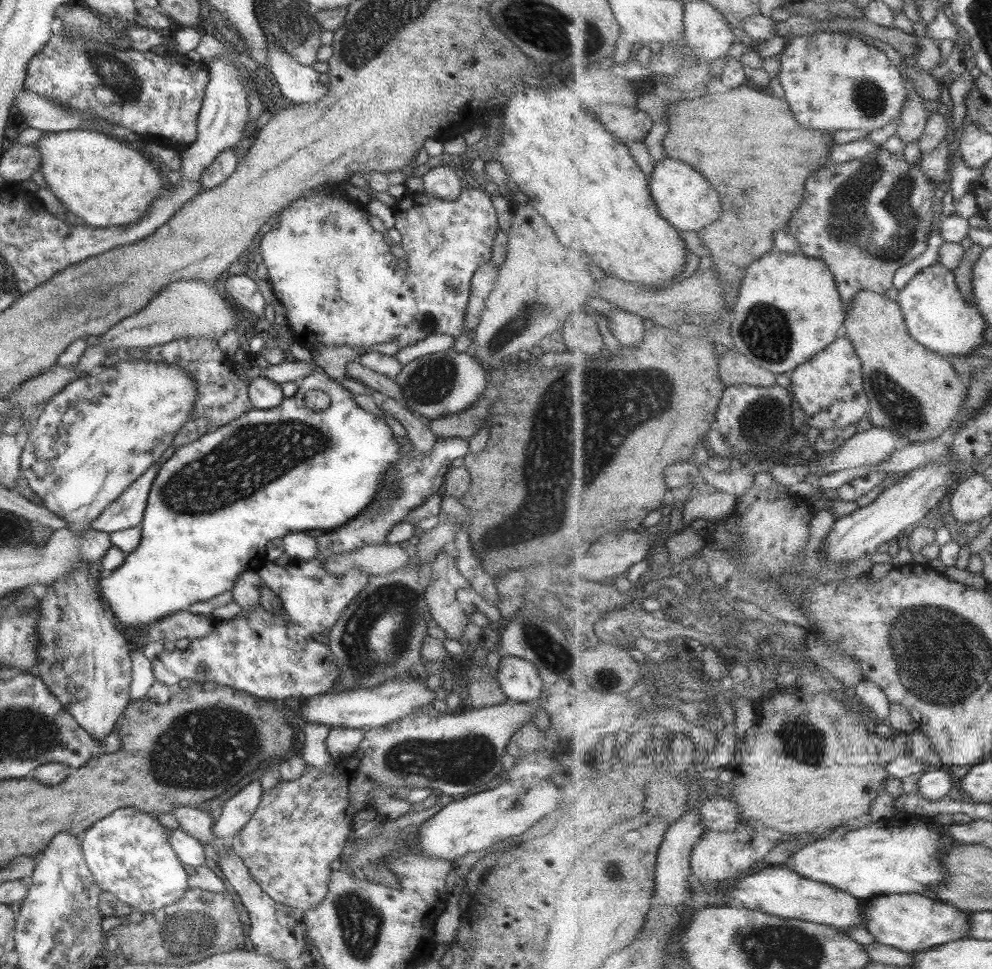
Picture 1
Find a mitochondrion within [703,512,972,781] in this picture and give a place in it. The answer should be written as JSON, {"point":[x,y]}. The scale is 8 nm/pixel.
{"point":[800,741]}

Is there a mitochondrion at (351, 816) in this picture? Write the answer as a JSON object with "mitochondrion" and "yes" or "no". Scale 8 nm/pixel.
{"mitochondrion":"no"}

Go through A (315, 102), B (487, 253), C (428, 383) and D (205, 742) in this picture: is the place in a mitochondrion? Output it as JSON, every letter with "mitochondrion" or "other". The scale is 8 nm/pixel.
{"A":"other","B":"other","C":"mitochondrion","D":"mitochondrion"}

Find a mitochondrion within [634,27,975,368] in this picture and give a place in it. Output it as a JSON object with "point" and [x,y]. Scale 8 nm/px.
{"point":[846,206]}

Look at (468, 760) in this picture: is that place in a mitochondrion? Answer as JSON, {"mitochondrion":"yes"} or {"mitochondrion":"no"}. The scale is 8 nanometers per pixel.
{"mitochondrion":"yes"}

